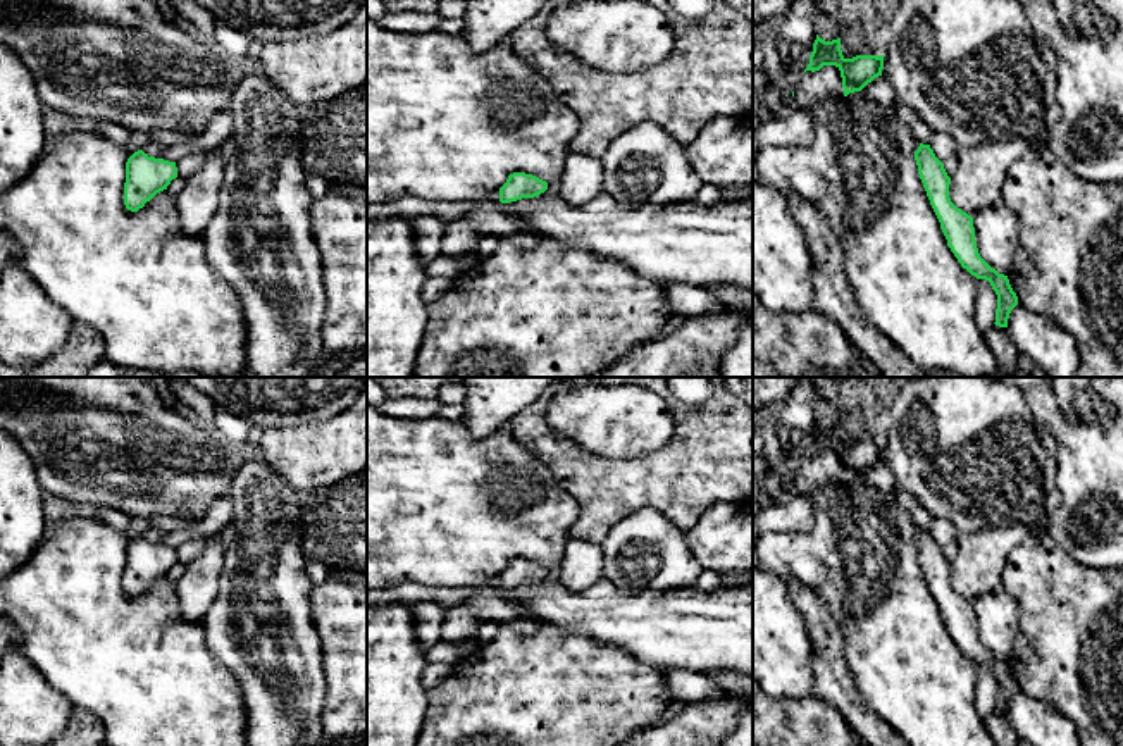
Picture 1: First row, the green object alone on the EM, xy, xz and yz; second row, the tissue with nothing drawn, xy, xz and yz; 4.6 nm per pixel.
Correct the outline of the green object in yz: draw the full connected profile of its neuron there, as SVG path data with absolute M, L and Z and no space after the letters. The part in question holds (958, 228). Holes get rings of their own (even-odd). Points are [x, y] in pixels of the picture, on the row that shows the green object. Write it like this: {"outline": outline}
{"outline": "M920 143L915 152L918 174L930 200L930 205L940 222L940 229L947 239L947 246L977 279L990 283L997 295L996 326L1008 327L1011 310L1018 305L1018 296L1013 291L1008 276L992 269L978 253L975 241L973 217L958 208L949 198L951 177L944 164L935 157L930 145Z"}

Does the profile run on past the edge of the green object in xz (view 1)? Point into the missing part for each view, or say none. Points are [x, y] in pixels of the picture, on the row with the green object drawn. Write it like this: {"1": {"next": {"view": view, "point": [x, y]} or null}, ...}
{"1": {"next": null}}

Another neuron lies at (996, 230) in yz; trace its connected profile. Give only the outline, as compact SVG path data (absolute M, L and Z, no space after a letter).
M1004 205L985 207L971 217L980 257L999 274L1008 276L1020 241L1018 219Z

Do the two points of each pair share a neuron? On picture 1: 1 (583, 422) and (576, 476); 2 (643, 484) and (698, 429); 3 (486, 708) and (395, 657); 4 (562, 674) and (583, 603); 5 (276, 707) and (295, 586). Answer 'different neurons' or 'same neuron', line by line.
1: different neurons
2: same neuron
3: different neurons
4: different neurons
5: same neuron

